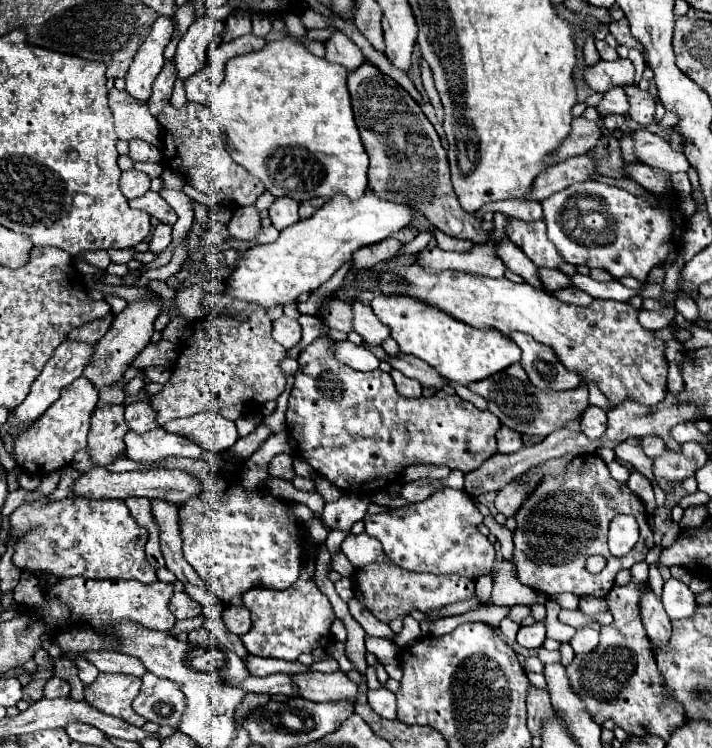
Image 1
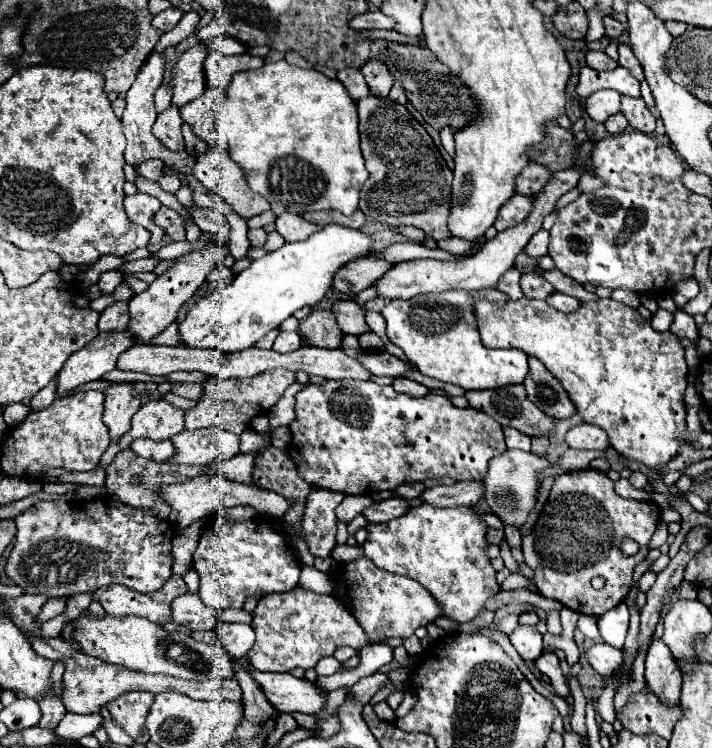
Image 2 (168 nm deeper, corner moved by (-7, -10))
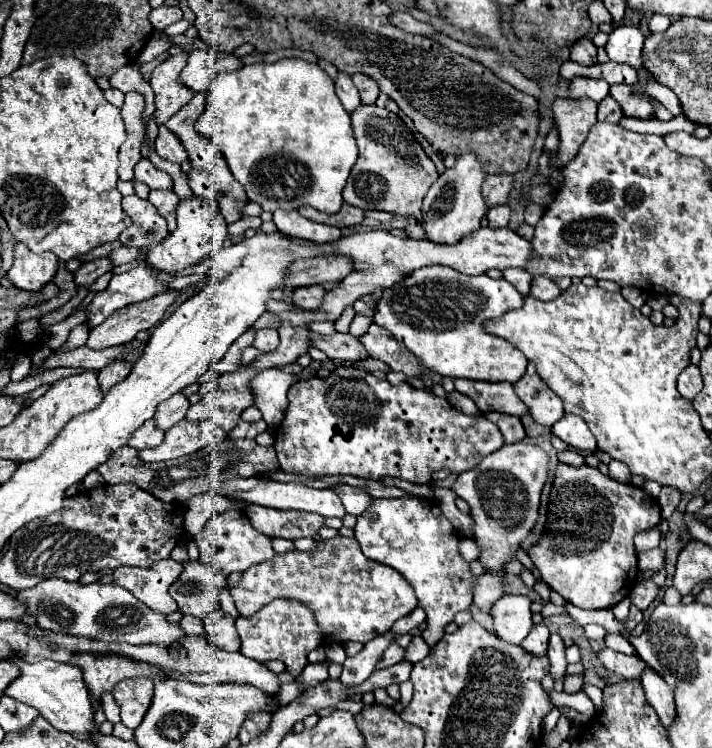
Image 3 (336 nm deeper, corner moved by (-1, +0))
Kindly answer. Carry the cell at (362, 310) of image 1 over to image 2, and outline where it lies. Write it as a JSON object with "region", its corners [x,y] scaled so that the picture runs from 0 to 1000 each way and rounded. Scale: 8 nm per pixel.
{"region":[[[476,401],[468,406],[468,417],[473,422],[473,430],[485,447],[507,449],[518,441],[518,433],[513,430],[513,412],[504,409],[496,401]]]}

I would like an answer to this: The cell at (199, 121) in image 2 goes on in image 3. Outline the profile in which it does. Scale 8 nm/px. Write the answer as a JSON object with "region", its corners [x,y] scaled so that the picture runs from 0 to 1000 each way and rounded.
{"region":[[[277,123],[271,128],[271,134],[257,147],[251,147],[232,168],[251,184],[251,190],[257,190],[257,198],[265,206],[268,227],[263,233],[263,241],[265,241],[265,251],[271,254],[271,259],[285,262],[296,270],[305,270],[313,291],[319,294],[319,299],[324,299],[324,297],[333,297],[341,291],[341,278],[347,273],[347,262],[344,262],[341,249],[336,243],[330,243],[330,238],[324,235],[313,206],[296,190],[291,190],[291,184],[285,184],[279,176],[274,176],[274,163],[285,152],[285,147],[288,147],[288,123]]]}

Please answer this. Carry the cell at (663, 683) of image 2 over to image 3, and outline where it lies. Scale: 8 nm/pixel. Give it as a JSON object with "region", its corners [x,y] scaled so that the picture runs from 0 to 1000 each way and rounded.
{"region":[[[909,893],[900,904],[900,914],[906,922],[906,933],[909,939],[920,947],[926,965],[937,973],[942,971],[942,965],[948,963],[948,936],[945,936],[945,922],[942,917],[934,914],[931,906],[926,906],[926,901],[914,893]]]}

